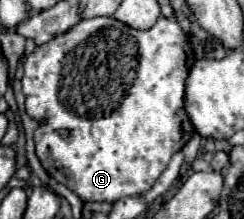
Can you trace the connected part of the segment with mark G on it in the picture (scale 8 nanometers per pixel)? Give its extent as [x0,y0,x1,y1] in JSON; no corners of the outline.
[23,17,195,203]

